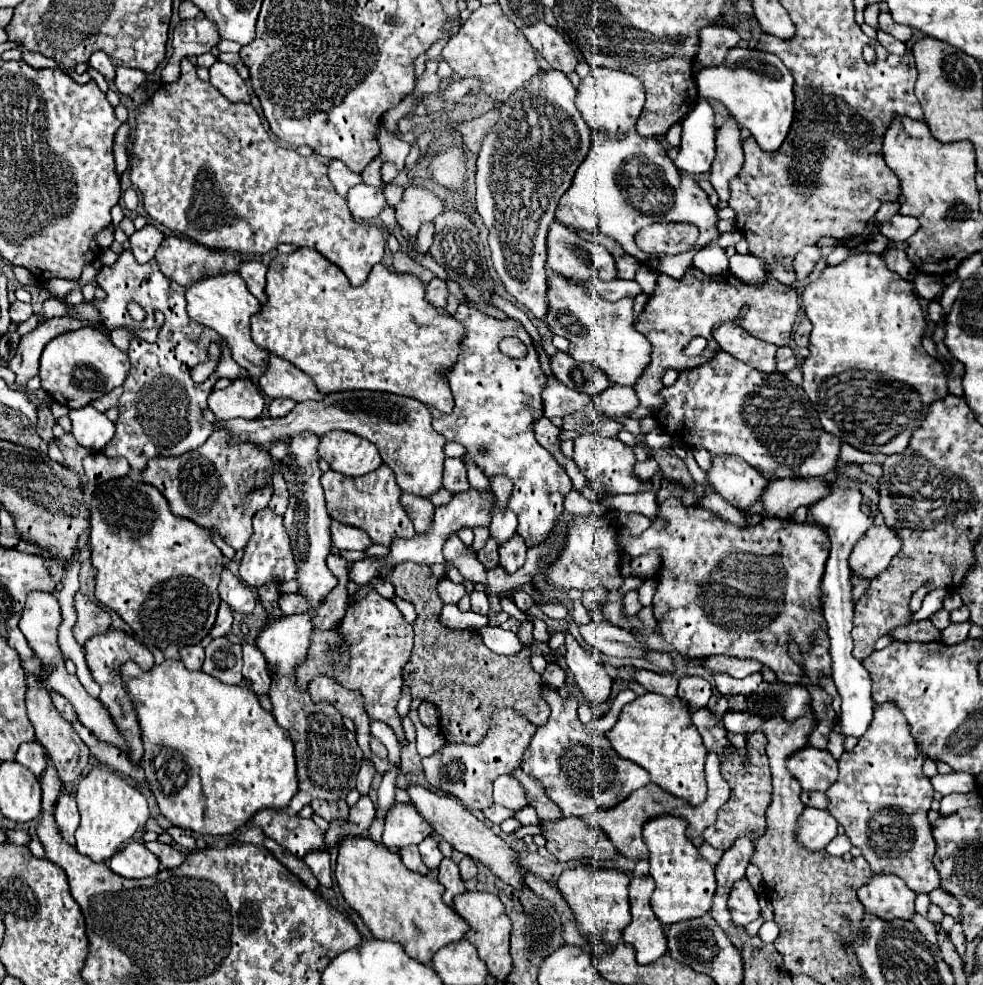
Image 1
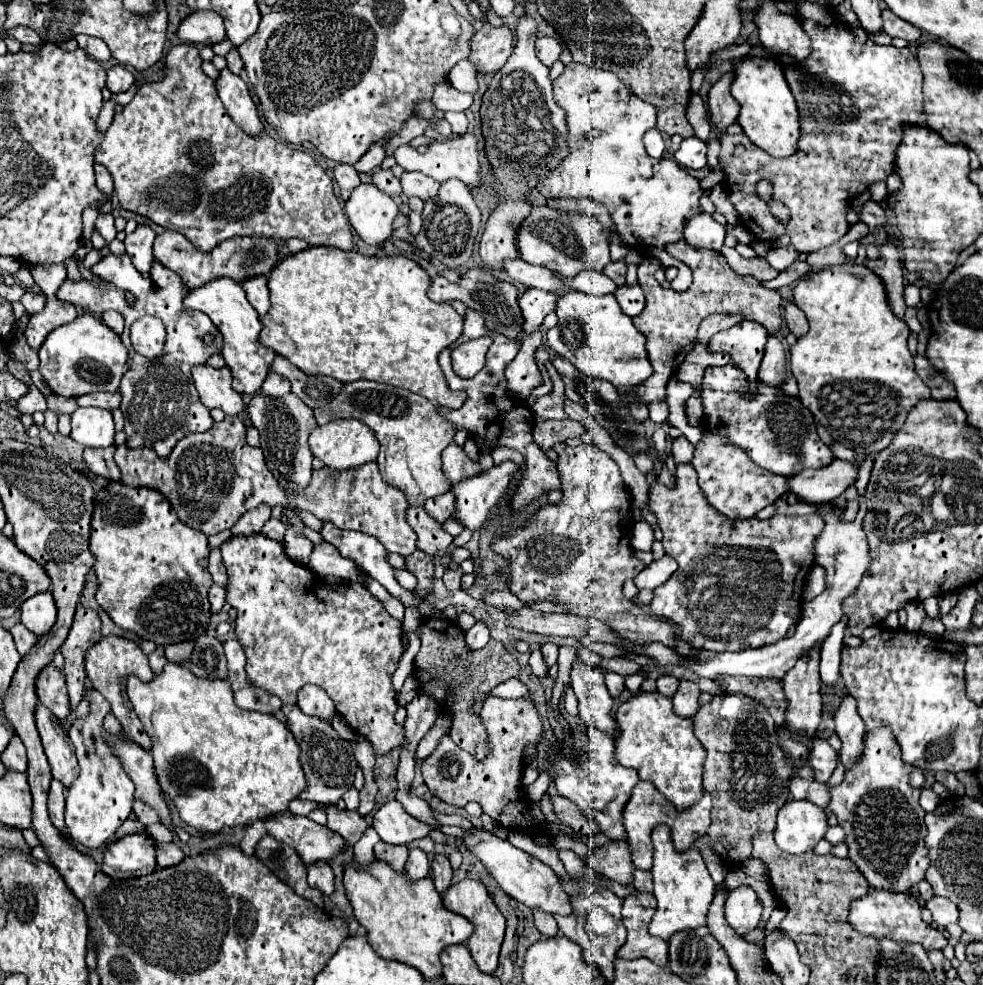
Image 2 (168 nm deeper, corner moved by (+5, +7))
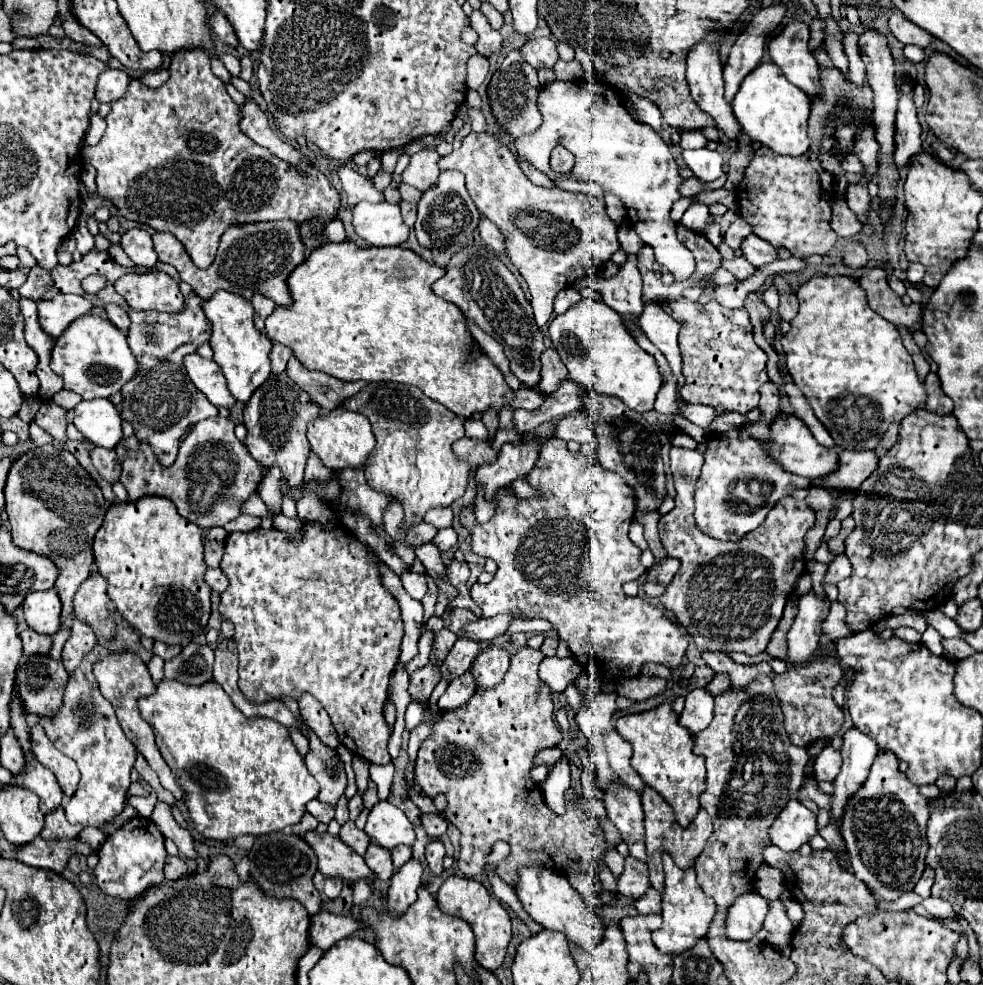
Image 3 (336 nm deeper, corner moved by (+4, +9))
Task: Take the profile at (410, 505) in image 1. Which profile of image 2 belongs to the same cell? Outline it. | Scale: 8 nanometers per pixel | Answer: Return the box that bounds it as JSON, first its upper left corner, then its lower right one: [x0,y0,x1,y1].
[407,508,453,558]

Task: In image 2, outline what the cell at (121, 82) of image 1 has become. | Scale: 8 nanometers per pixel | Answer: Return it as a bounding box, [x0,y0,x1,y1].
[105,66,135,94]

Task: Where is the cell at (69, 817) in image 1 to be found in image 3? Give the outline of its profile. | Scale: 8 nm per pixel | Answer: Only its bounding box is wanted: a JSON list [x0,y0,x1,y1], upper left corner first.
[16,760,64,816]

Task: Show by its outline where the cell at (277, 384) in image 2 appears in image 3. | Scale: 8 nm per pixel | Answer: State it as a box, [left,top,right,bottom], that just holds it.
[270,342,292,374]

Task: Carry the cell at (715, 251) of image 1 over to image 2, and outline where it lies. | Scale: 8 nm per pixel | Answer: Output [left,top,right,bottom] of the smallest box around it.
[683,212,725,250]

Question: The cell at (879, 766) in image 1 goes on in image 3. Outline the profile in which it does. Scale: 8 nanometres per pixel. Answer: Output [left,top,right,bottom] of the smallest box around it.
[840,752,928,902]

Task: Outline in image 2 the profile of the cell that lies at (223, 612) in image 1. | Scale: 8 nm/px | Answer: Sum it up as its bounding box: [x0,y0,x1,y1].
[209,584,225,614]

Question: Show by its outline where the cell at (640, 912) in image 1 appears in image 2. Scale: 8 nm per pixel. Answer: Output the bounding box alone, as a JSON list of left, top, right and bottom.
[617,894,667,966]

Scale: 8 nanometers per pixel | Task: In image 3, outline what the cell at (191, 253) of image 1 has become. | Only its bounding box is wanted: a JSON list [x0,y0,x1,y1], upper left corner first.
[152,220,304,306]

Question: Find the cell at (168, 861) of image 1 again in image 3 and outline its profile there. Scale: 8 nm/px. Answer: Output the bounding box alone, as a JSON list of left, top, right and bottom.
[164,856,186,880]

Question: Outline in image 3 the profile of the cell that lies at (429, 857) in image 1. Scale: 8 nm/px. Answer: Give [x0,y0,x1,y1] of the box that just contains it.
[386,858,422,914]

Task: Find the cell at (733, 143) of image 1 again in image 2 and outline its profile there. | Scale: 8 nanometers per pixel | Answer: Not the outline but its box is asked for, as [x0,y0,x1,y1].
[709,72,739,130]

